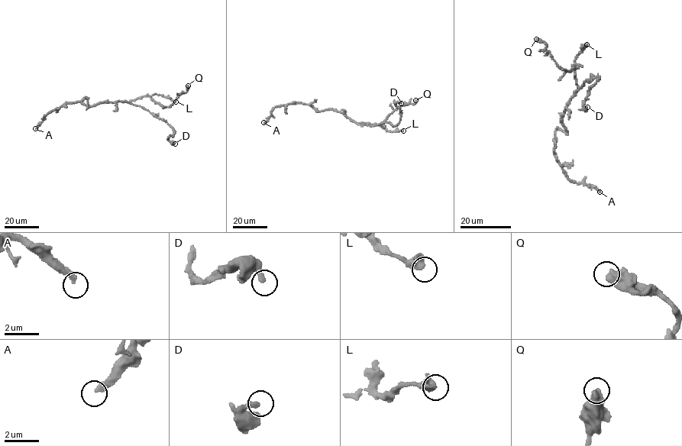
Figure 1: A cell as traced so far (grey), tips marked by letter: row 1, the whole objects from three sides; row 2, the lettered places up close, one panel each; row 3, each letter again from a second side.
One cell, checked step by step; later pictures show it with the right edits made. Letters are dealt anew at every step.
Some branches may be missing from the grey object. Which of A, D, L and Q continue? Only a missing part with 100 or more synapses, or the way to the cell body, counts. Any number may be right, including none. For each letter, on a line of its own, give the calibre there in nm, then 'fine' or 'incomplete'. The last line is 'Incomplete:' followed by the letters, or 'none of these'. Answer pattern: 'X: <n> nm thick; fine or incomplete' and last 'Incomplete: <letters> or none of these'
A: 300 nm thick; incomplete
D: 240 nm thick; fine
L: 500 nm thick; fine
Q: 600 nm thick; fine
Incomplete: A

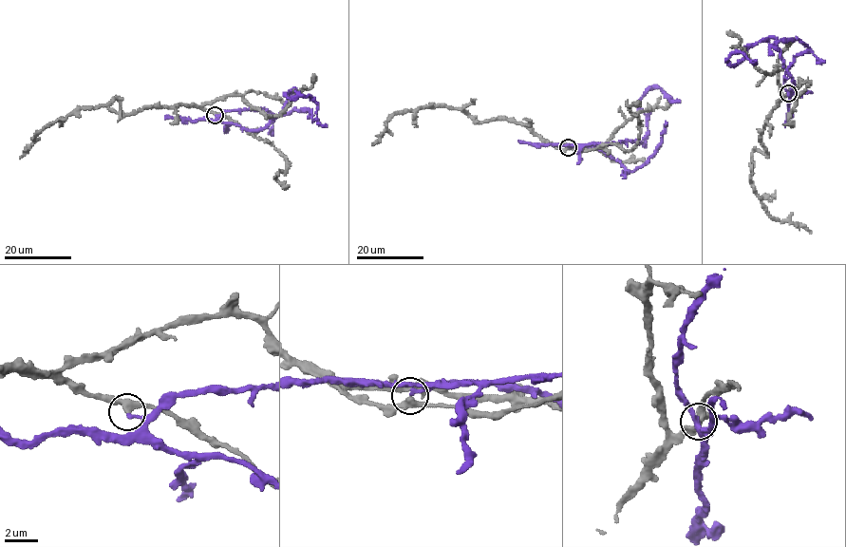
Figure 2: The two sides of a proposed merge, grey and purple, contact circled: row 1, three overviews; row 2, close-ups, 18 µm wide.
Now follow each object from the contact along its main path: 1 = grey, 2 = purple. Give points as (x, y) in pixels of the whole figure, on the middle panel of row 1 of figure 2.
1: (568, 147), (554, 148), (509, 119), (479, 123), (459, 108), (442, 105), (394, 114), (380, 140), (371, 144)
2: (568, 147), (625, 141), (644, 145), (647, 117), (638, 103), (648, 90), (657, 87), (669, 101), (680, 101)

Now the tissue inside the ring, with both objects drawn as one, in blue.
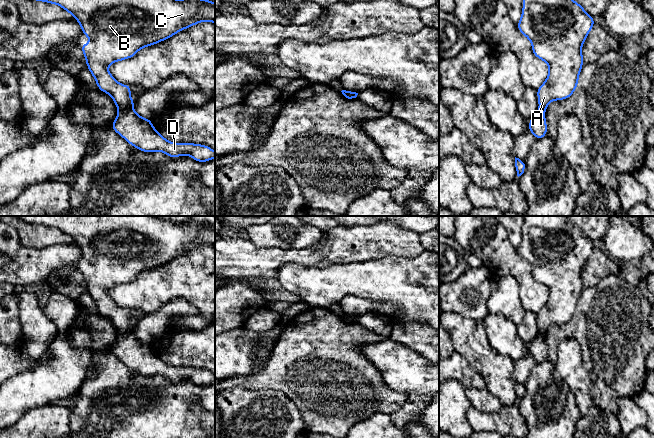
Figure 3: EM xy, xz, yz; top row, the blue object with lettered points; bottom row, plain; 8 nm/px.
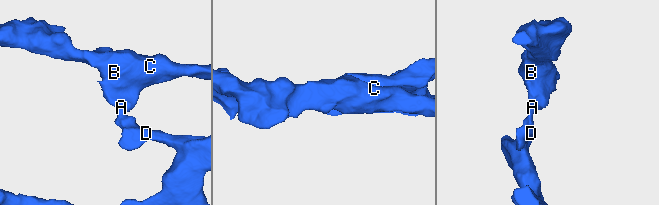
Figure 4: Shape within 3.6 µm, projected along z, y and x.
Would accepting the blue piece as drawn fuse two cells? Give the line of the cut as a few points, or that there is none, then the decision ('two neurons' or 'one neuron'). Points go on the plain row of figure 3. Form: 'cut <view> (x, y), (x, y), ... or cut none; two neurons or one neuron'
cut xy (131, 332), (119, 334); two neurons

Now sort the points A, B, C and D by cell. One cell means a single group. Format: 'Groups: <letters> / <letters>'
Groups: A B C / D

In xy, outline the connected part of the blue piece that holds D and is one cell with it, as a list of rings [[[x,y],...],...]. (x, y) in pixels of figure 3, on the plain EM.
[[[133,333],[119,334],[111,352],[143,376],[162,375],[170,382],[188,379],[197,386],[207,386],[215,382],[215,375],[208,370],[166,364],[152,350],[152,344],[139,340]]]

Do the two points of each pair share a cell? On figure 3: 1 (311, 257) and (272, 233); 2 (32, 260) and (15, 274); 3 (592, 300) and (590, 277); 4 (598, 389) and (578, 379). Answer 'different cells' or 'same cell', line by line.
1: different cells
2: same cell
3: different cells
4: different cells

